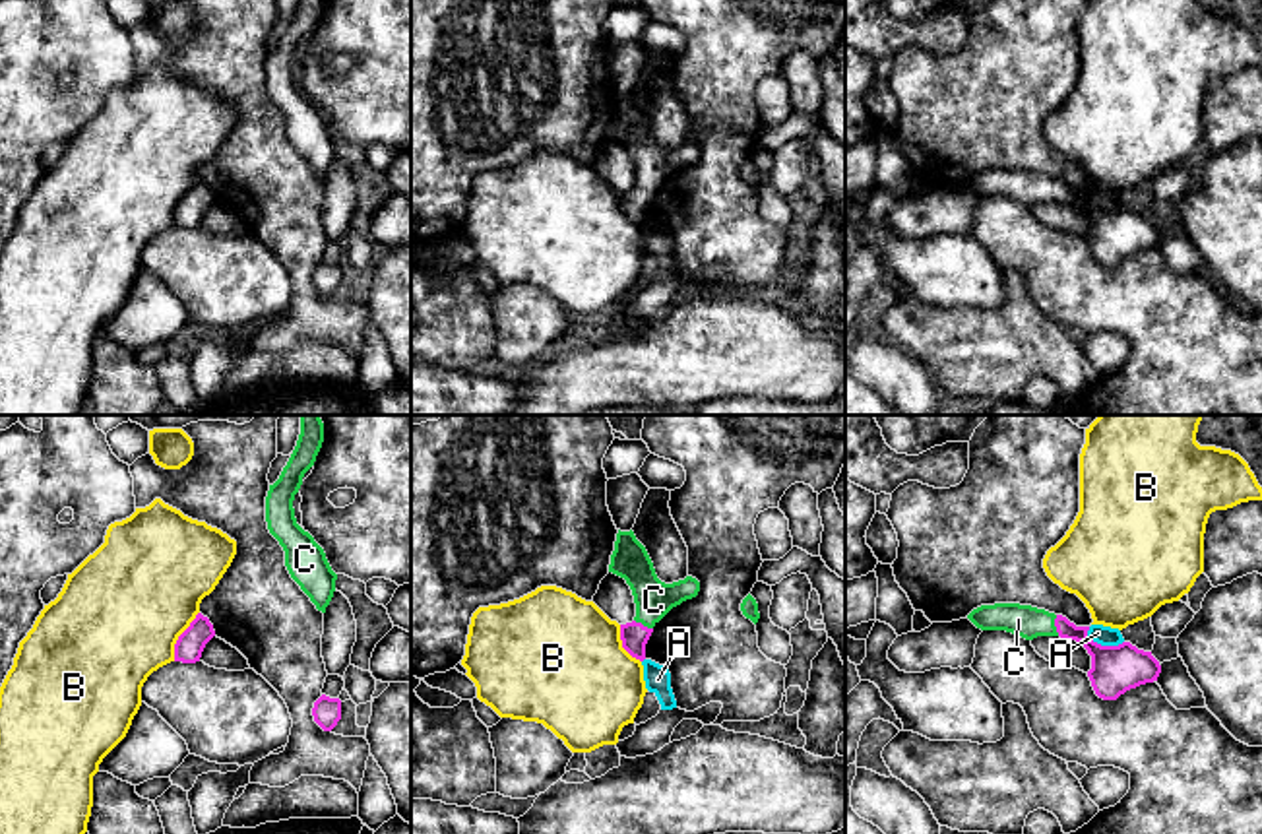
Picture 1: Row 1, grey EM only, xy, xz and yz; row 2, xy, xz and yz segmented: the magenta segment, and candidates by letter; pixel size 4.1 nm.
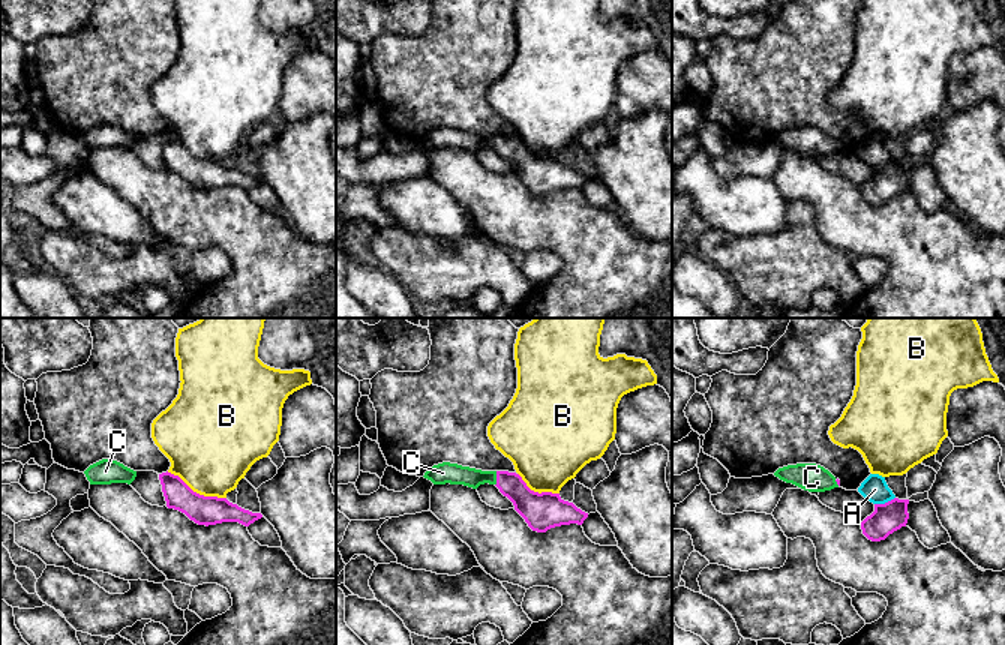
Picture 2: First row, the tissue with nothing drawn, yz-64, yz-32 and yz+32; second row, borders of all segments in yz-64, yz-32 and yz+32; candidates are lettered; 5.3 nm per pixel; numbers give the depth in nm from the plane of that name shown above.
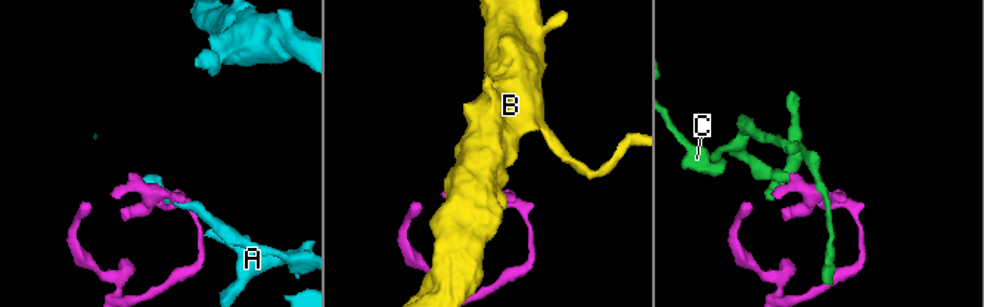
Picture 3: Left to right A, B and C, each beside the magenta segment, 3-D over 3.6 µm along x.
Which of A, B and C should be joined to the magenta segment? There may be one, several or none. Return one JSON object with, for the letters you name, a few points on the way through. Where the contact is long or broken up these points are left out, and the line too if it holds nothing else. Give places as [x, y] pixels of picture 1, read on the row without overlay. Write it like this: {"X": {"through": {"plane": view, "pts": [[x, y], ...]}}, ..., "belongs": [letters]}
{"C": {"through": {"plane": "yz", "pts": [[1104, 224], [1078, 198], [1055, 191], [1026, 187]]}}, "belongs": ["C"]}

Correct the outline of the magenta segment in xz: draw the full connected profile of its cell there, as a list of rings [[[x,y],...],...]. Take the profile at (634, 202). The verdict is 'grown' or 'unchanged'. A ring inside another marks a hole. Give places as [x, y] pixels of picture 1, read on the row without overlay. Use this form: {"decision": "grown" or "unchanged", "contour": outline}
{"decision": "grown", "contour": [[[634,97],[616,99],[609,138],[626,145],[636,169],[632,188],[620,190],[622,213],[636,225],[646,225],[646,209],[653,192],[677,171],[692,165],[700,157],[700,147],[692,142],[665,149],[657,144],[646,112]]]}

